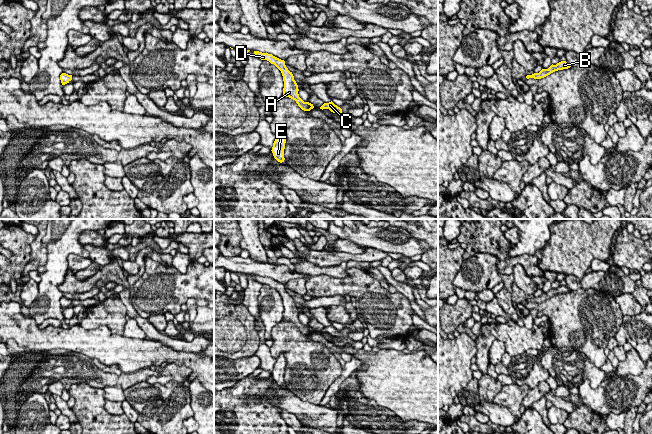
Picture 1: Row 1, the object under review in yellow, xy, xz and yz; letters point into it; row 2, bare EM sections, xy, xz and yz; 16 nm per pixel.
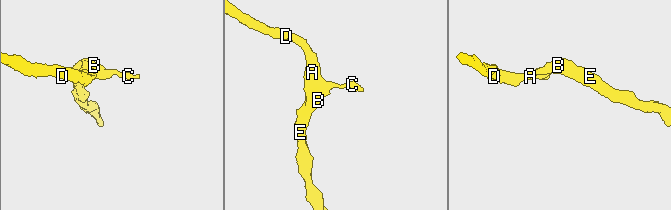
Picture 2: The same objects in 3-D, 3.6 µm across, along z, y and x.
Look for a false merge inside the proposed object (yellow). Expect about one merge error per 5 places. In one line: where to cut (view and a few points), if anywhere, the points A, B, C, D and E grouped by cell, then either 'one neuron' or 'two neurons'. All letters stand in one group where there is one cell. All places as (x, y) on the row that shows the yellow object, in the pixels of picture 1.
no cut | A B C D E | one neuron

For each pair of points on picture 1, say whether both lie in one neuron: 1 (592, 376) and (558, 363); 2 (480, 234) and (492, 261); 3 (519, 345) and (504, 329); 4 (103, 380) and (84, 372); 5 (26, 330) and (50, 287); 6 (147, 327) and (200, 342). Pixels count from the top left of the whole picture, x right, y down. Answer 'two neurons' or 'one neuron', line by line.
1: one neuron
2: two neurons
3: one neuron
4: one neuron
5: two neurons
6: one neuron

